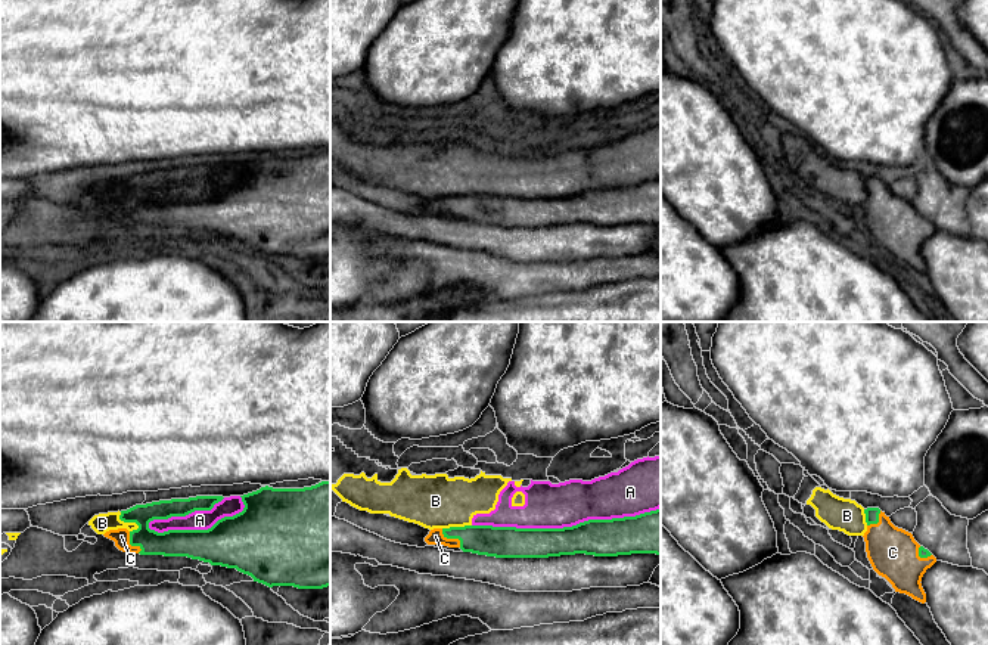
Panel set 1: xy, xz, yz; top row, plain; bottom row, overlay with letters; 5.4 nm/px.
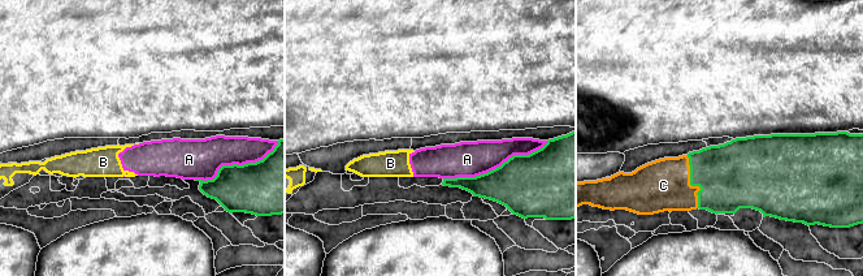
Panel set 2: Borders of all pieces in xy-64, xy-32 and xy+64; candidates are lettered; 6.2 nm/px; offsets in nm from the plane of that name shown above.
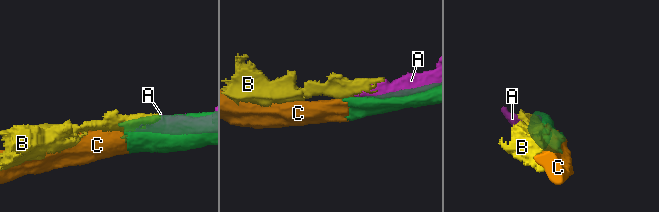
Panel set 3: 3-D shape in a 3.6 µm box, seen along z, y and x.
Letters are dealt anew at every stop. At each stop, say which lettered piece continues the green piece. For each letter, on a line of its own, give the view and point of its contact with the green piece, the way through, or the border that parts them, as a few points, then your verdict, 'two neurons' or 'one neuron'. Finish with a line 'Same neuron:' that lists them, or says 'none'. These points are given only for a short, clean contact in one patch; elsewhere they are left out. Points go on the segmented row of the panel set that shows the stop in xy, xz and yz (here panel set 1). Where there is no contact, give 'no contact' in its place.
A: meets green in xy at (196, 530); two neurons
B: meets green in xy at (127, 521); border along xy (120, 512), (121, 520), (133, 521), (139, 527); two neurons
C: meets green in xz at (451, 537); one neuron
Same neuron: C

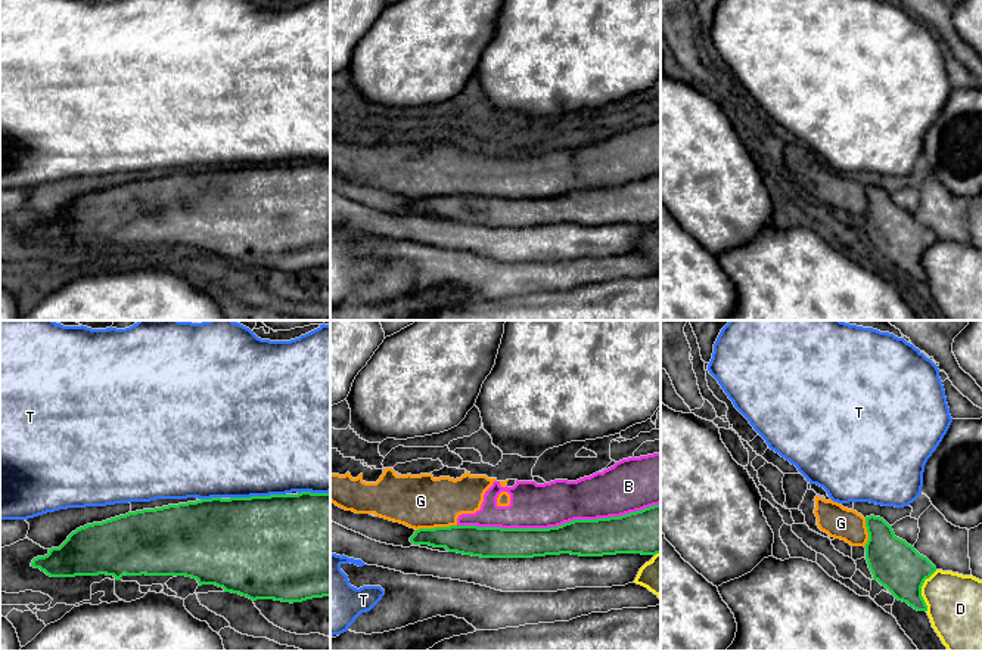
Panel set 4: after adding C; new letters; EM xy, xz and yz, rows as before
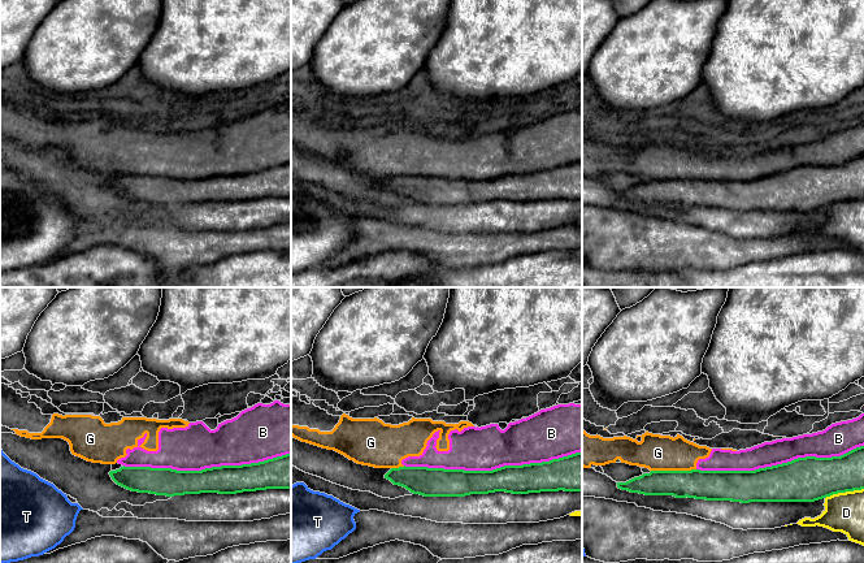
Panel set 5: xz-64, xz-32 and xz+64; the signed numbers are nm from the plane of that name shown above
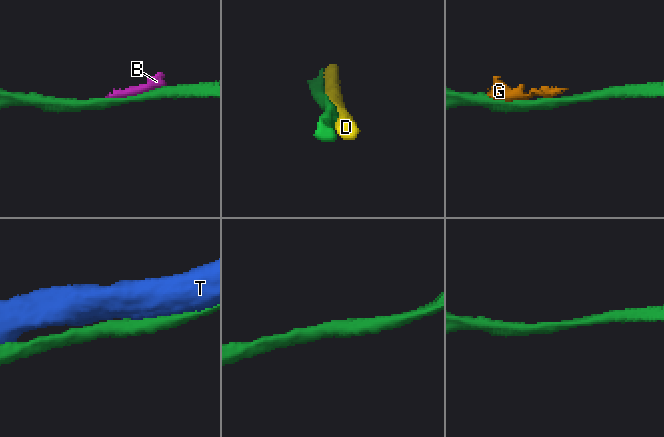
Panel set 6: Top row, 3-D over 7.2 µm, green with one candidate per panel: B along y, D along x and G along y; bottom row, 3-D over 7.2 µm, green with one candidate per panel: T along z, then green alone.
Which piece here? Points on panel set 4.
B: meets green in xz at (558, 526); two neurons
D: meets green in yz at (920, 591); two neurons
G: meets green in xz at (435, 527); two neurons
T: meets green in xy at (257, 496); two neurons
Same neuron: none

